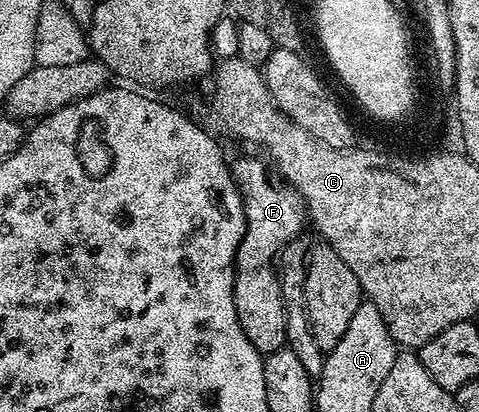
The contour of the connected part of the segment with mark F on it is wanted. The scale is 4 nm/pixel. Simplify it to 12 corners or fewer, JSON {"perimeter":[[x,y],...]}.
{"perimeter":[[253,157],[232,162],[245,205],[233,298],[262,355],[286,348],[275,262],[307,225],[300,193]]}

